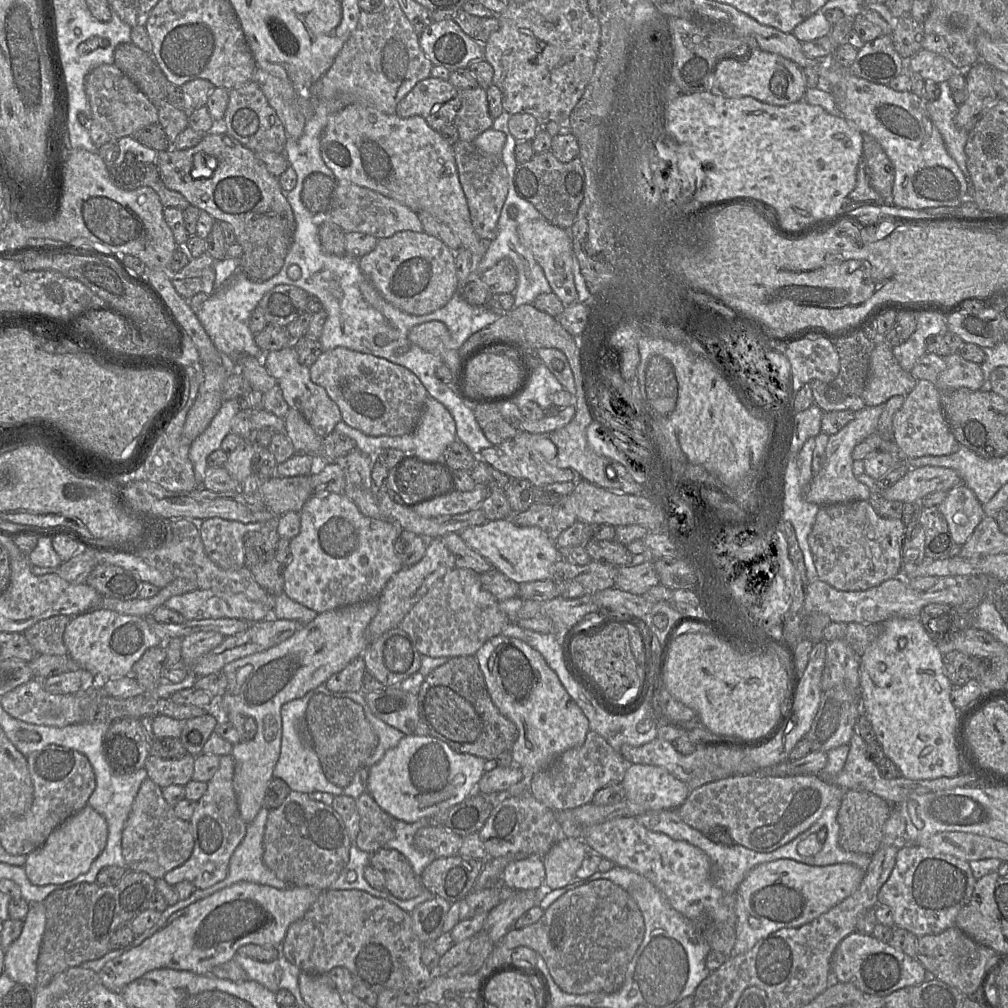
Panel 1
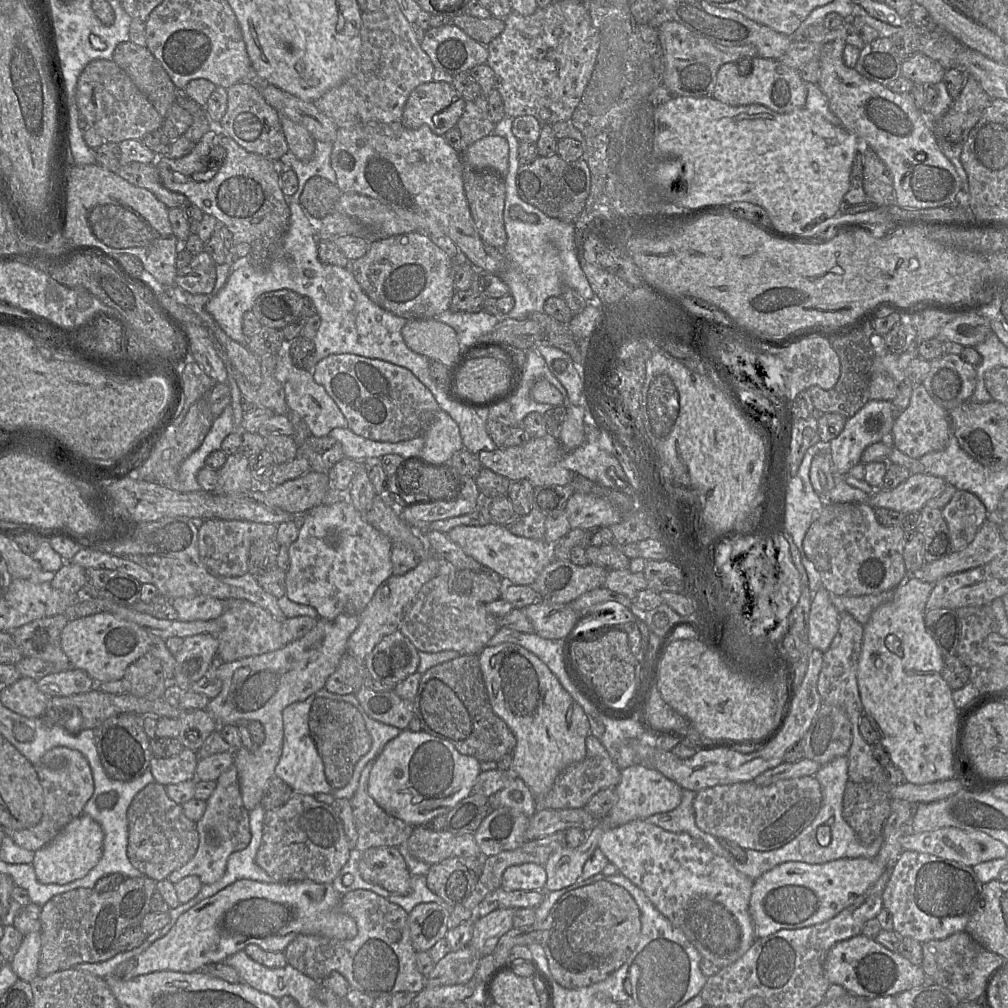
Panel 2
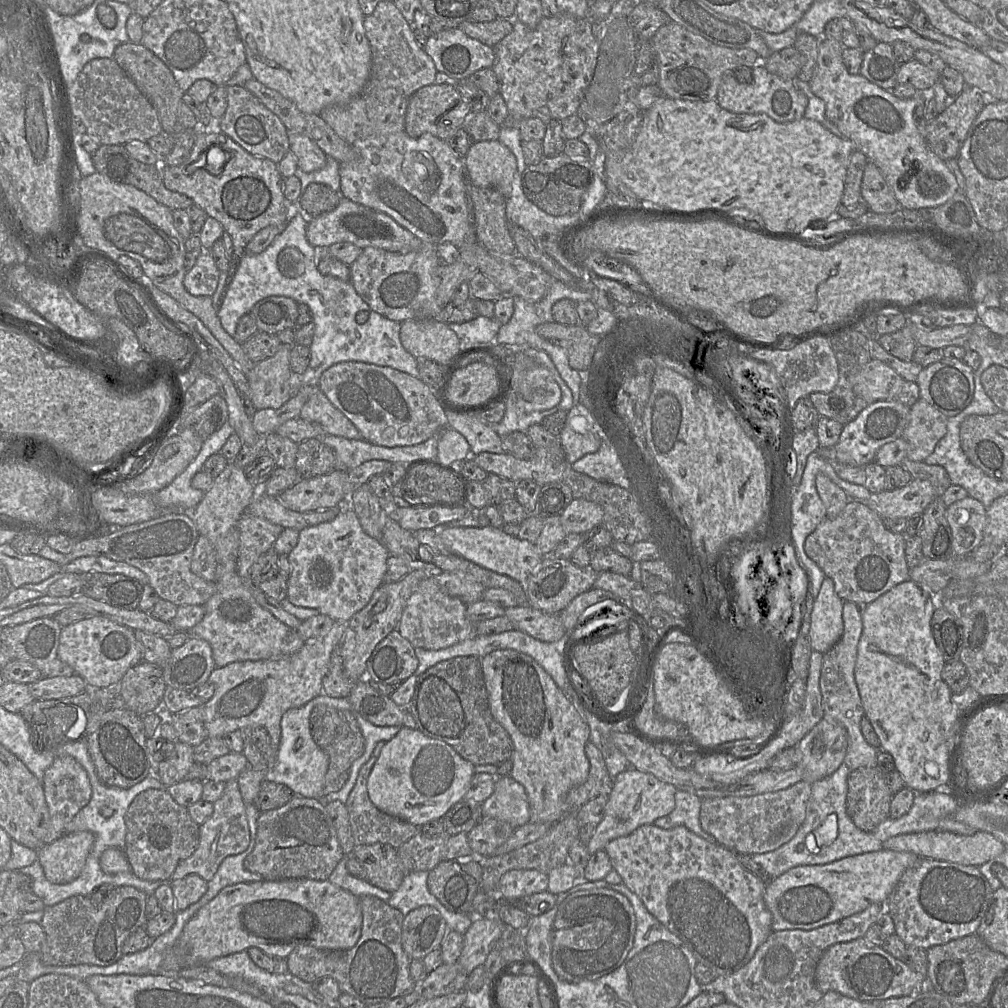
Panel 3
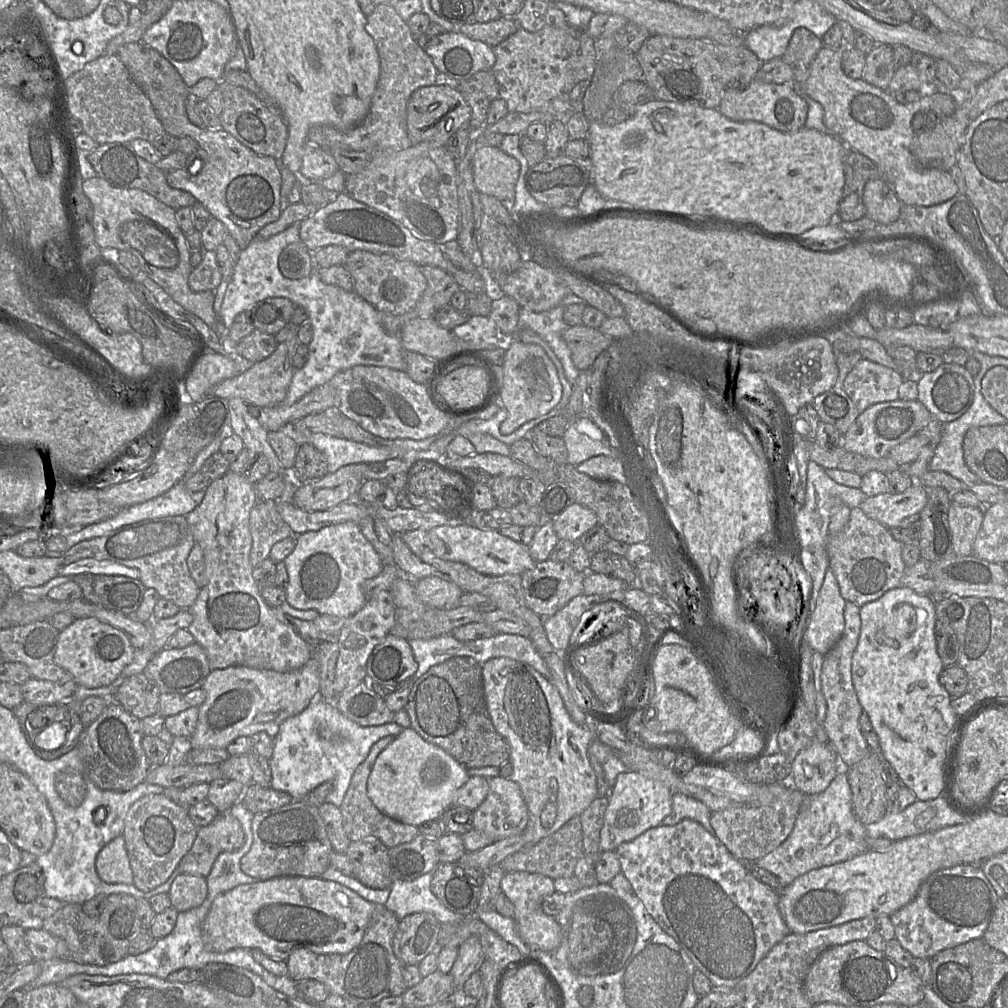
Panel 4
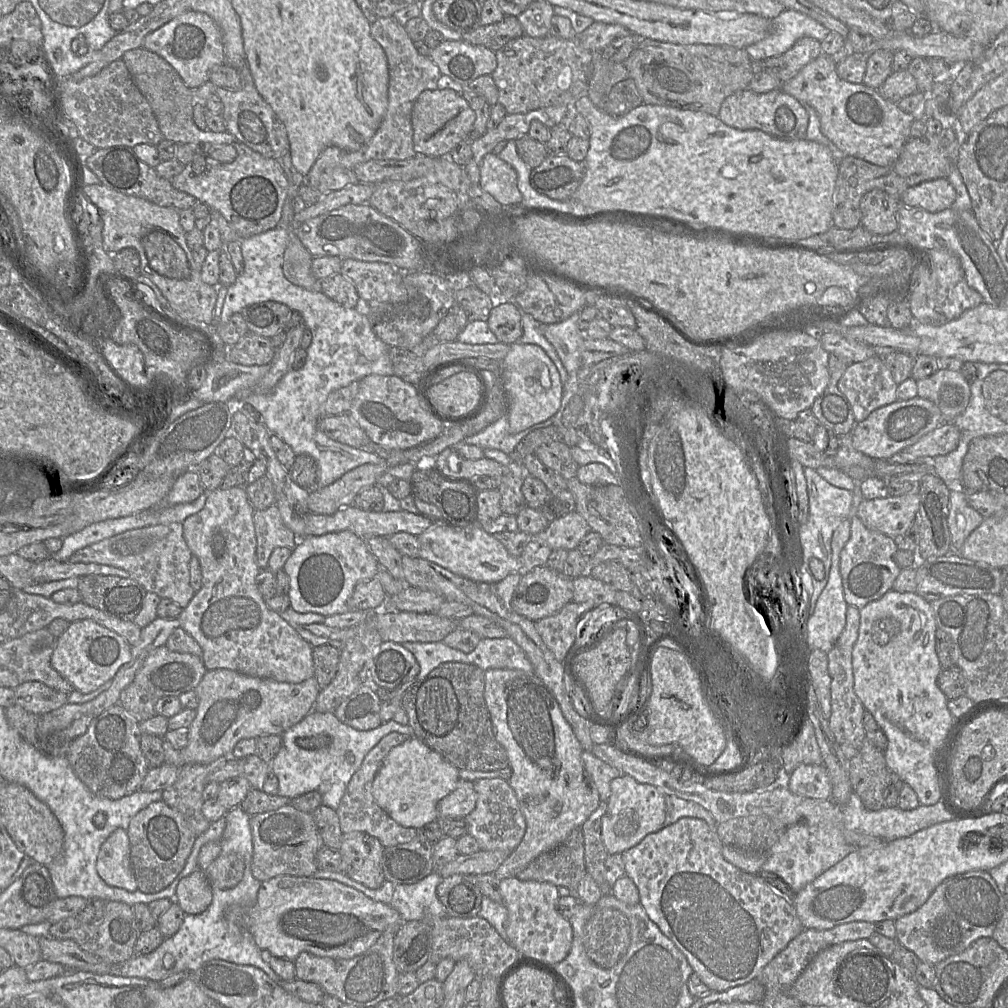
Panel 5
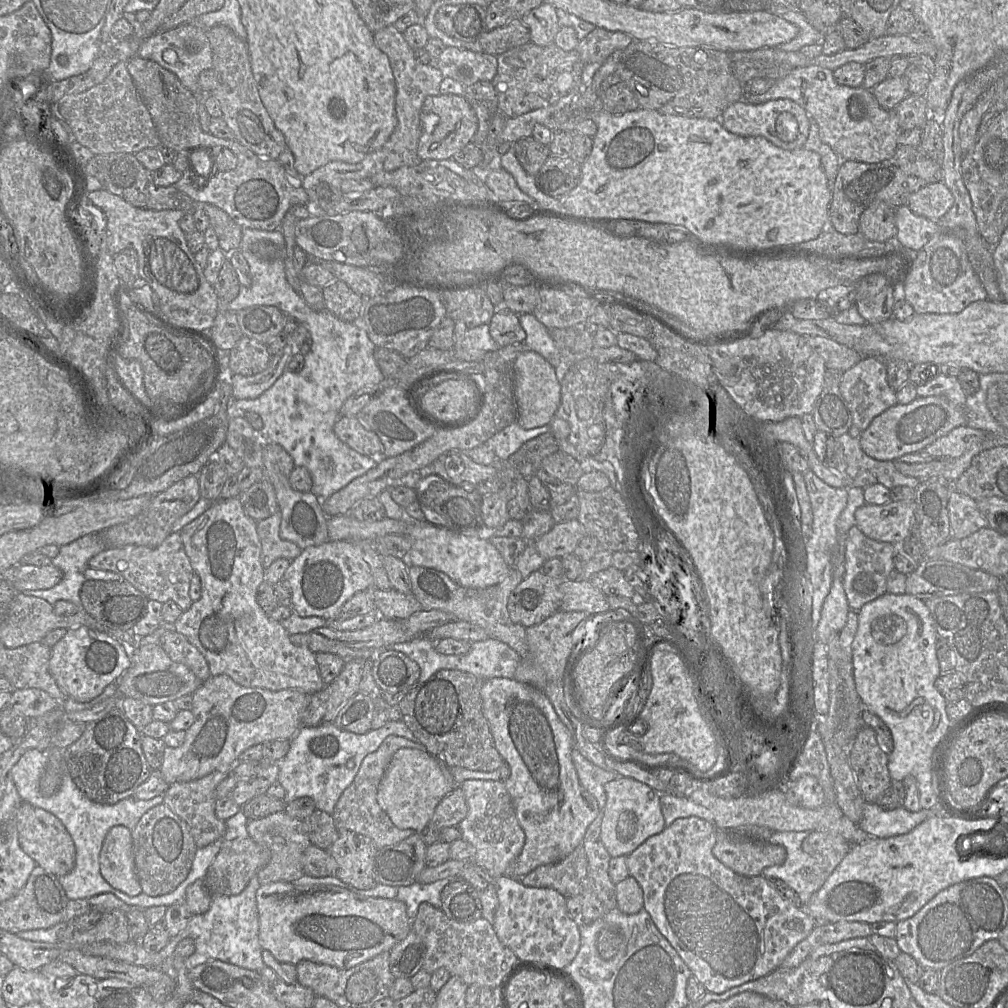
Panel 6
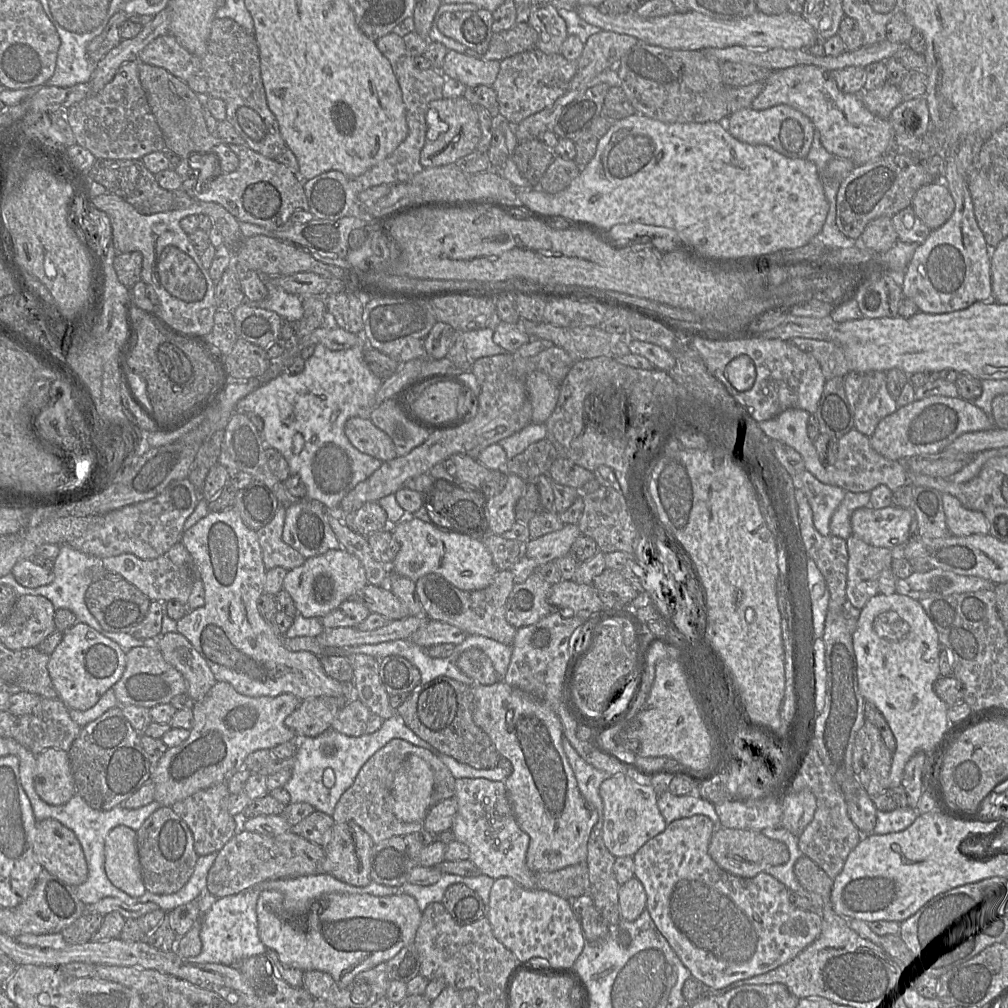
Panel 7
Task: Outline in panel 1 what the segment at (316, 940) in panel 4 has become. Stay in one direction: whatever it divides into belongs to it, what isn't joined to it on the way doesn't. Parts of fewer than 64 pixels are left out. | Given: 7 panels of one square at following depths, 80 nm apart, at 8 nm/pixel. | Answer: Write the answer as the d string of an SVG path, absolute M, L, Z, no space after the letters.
M251 882L235 883L172 914L159 931L140 945L108 961L98 975L107 989L121 992L129 983L154 969L170 968L198 975L210 974L215 966L232 960L243 945L280 948L290 925L304 916L322 892L312 887L288 886L276 889Z

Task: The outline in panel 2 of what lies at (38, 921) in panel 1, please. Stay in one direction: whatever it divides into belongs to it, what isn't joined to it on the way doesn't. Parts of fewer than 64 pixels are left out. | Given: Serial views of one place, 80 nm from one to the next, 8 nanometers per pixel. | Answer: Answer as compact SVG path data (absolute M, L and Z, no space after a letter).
M41 932L24 935L22 943L9 963L19 980L31 982L38 976L41 952Z

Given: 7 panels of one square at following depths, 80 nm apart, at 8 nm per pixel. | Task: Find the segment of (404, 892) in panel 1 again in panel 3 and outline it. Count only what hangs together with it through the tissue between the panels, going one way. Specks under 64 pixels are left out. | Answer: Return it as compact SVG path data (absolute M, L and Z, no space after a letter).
M371 844L354 848L355 857L366 873L366 881L386 892L396 891L405 875L401 869L397 850L387 844Z

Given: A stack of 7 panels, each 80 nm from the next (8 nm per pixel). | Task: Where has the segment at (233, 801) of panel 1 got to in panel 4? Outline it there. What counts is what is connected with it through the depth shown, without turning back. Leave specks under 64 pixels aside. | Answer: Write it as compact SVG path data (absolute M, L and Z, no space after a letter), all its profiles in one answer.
M230 811L219 813L210 824L198 828L191 850L182 858L173 877L178 877L181 872L207 878L221 853L236 851L244 842L240 822Z

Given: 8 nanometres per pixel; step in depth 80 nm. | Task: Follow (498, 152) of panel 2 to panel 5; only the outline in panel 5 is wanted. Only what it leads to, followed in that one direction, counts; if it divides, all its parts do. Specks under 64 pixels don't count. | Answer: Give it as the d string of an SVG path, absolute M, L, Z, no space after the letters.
M493 152L484 156L480 166L480 186L491 194L504 210L522 206L515 169Z

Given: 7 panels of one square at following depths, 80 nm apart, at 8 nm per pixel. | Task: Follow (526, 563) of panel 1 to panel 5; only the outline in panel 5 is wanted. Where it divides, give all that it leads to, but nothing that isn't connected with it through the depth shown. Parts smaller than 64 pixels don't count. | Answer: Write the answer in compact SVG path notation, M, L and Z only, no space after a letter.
M478 523L464 528L433 525L416 537L420 545L419 558L433 562L472 581L495 583L503 580L511 573L521 572L521 556L514 557L510 555L503 544L493 535L482 530Z

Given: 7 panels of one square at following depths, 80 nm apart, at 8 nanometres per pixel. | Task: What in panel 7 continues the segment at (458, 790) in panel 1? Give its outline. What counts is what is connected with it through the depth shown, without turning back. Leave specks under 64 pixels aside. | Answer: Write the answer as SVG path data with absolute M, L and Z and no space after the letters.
M409 756L392 784L392 812L405 823L422 822L431 808L434 775L419 756Z

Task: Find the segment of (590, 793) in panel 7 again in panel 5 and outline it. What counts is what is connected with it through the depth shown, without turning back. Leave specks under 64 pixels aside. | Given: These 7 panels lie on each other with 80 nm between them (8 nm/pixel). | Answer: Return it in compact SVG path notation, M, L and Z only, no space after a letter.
M583 751L581 759L587 777L594 784L599 793L600 801L607 802L611 795L611 781L626 774L622 774L616 768L603 762L591 751Z

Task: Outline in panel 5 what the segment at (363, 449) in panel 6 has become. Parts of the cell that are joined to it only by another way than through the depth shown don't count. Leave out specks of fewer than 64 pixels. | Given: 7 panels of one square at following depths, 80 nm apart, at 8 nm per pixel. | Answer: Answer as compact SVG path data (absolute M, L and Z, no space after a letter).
M348 414L321 417L317 428L330 439L355 448L368 449L371 443L364 430Z

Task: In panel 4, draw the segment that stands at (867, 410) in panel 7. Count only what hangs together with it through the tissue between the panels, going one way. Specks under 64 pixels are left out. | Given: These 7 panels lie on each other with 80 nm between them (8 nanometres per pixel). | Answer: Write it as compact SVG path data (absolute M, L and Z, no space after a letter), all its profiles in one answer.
M862 358L847 374L844 390L861 414L874 404L898 400L903 381L895 369Z

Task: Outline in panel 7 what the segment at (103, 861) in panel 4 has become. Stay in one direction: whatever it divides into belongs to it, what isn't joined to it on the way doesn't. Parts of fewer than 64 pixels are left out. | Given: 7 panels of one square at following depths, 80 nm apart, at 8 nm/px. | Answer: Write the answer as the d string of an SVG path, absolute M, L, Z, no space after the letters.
M125 825L114 827L105 841L105 872L110 882L132 897L142 896L145 886L137 849L137 832Z

